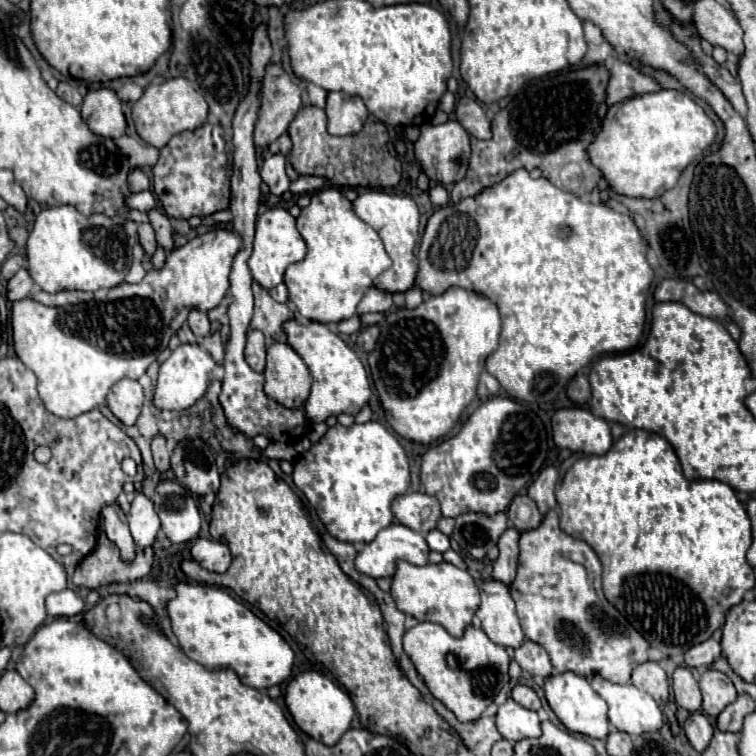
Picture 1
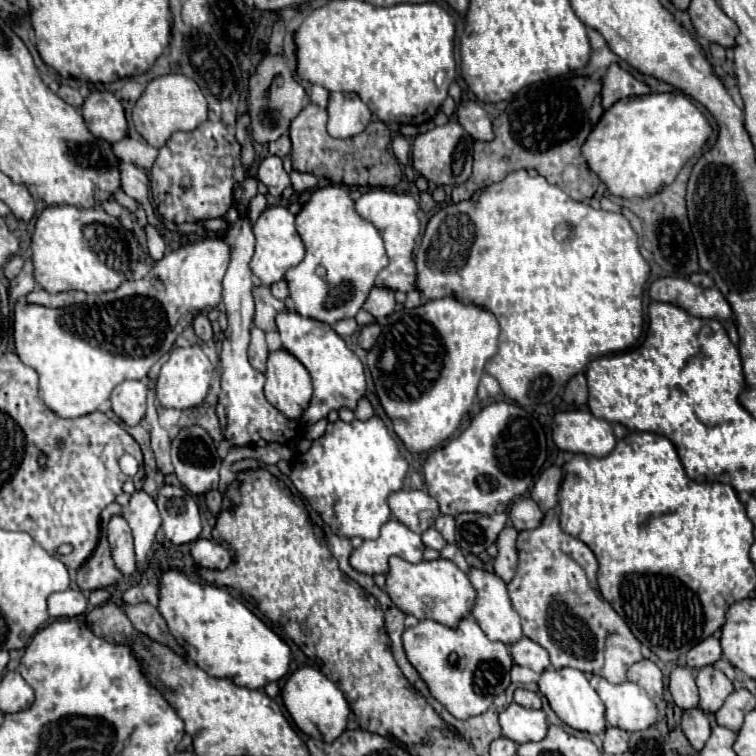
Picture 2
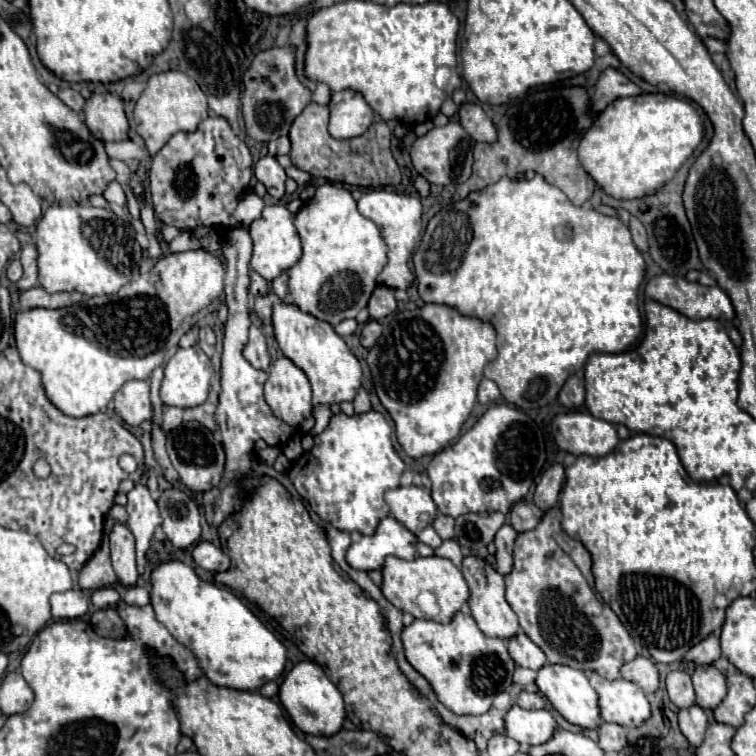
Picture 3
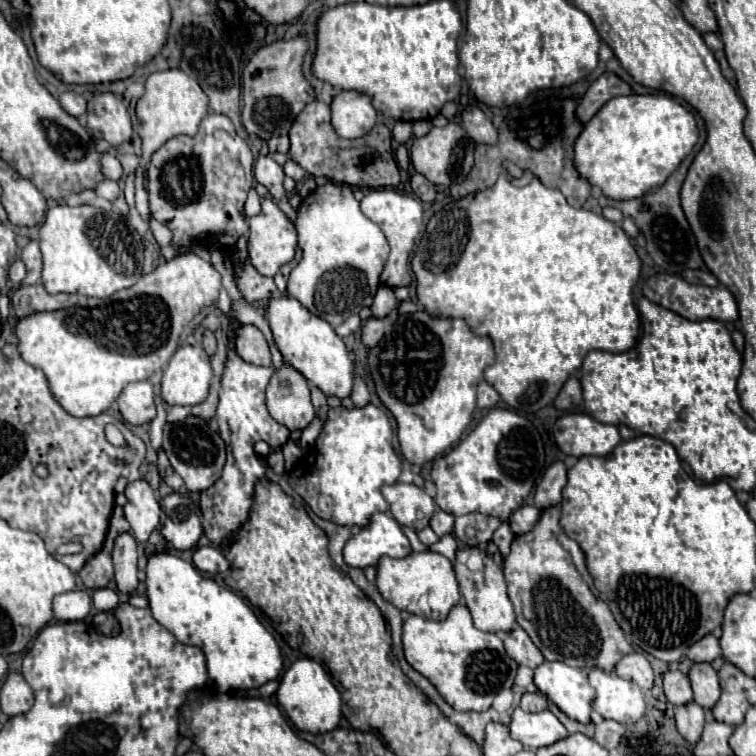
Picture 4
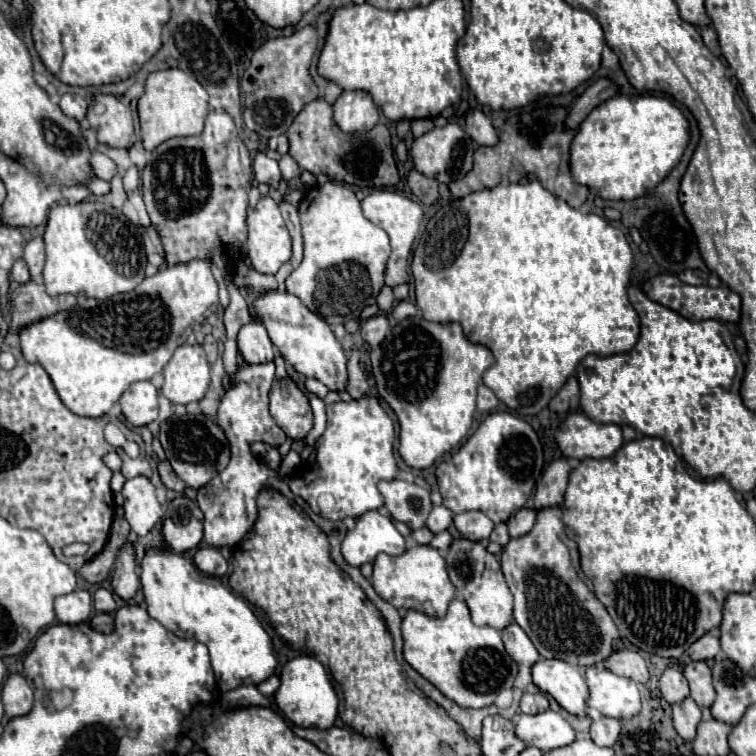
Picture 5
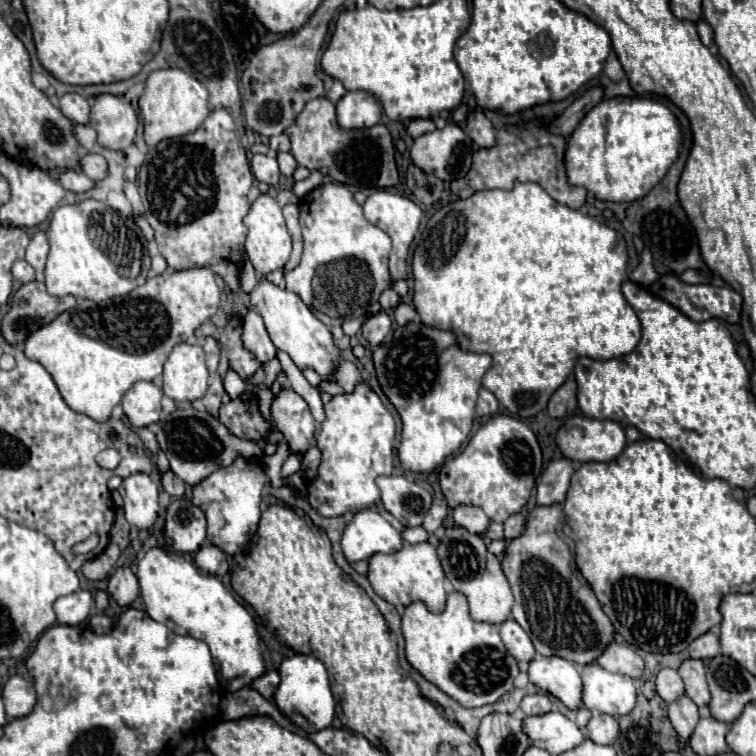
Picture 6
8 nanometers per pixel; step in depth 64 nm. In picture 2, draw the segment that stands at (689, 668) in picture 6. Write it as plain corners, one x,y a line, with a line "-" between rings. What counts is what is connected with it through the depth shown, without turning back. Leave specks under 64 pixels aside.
704,666
698,670
696,684
700,690
700,708
704,712
718,712
724,700
734,692
732,682
726,678
724,672
716,670
714,666

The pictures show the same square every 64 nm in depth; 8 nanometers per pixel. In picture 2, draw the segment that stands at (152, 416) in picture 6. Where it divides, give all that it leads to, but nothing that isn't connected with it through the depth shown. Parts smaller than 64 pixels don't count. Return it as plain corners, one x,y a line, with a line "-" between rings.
140,380
120,382
110,396
114,414
128,426
136,426
146,414
146,384

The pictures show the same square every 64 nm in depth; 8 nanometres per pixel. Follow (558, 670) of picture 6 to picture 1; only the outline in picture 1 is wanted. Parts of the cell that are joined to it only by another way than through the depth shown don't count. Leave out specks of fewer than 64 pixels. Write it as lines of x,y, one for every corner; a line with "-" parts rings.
564,672
564,674
552,674
546,684
544,684
546,700
558,720
570,730
578,732
590,738
600,738
606,740
610,734
610,724
608,724
608,704
592,690
592,686
586,682
586,678
576,676
574,672

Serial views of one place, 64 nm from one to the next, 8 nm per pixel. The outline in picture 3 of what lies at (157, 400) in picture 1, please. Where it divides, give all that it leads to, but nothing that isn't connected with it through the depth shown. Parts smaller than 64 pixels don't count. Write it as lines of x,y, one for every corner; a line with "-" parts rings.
200,346
178,348
164,366
164,380
160,386
164,406
190,408
204,404
212,372
212,362

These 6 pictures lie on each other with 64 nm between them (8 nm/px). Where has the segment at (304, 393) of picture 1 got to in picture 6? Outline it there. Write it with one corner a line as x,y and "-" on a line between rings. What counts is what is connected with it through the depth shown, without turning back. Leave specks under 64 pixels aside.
282,388
272,400
270,414
276,428
284,434
292,452
304,454
314,444
316,422
306,400
292,388

